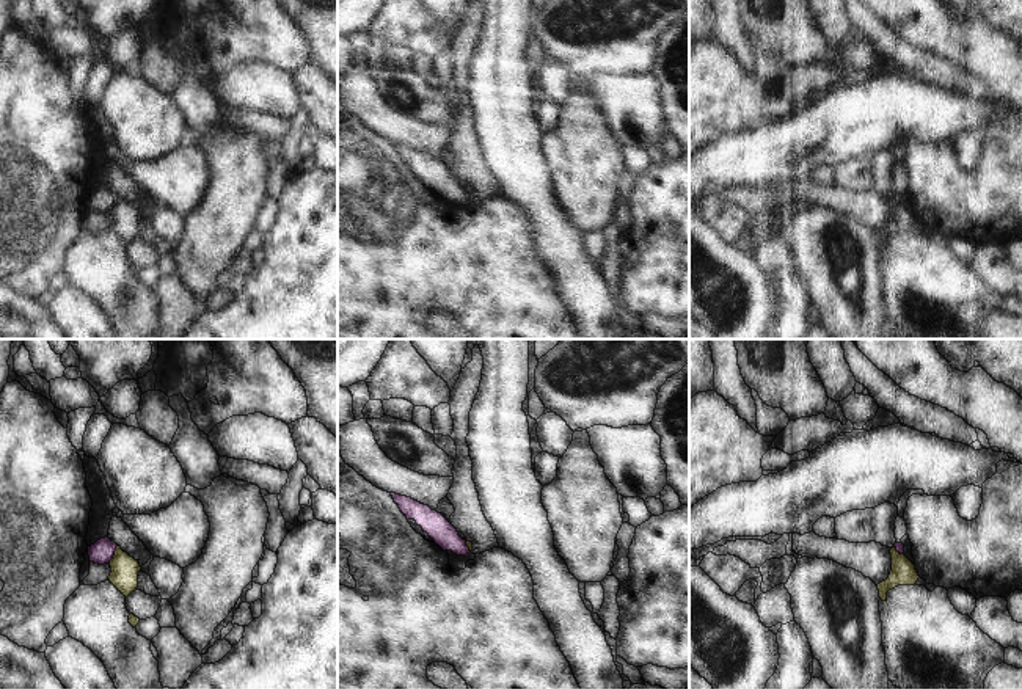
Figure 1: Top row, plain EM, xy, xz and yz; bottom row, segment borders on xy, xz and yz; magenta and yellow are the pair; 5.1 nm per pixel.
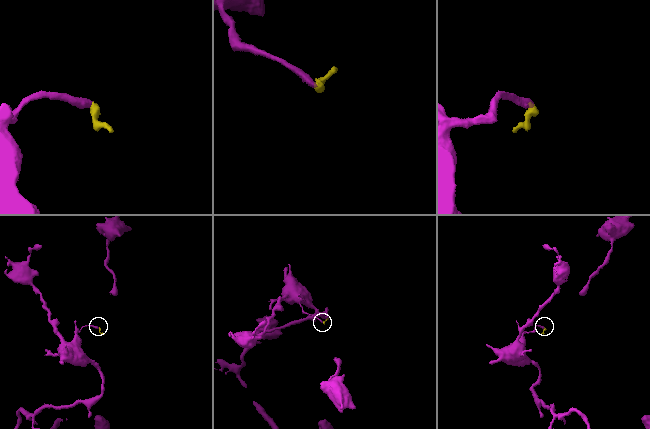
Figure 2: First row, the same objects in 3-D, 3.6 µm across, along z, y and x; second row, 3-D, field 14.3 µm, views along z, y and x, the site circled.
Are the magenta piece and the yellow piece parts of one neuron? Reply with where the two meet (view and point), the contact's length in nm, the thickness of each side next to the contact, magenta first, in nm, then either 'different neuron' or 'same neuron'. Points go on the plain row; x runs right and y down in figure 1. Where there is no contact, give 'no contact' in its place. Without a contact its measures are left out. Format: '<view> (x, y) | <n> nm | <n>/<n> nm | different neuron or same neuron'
xy (113, 203) | 100 nm | 120/140 nm | different neuron

